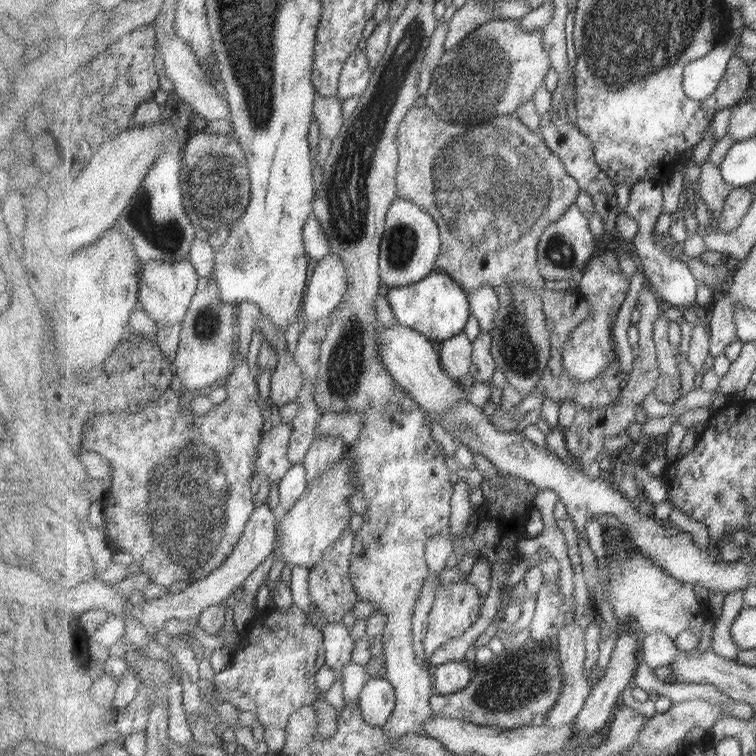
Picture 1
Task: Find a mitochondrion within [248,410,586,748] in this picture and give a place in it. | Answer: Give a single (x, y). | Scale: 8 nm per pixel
(512, 693)

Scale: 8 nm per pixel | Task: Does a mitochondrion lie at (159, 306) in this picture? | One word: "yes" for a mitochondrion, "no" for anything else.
no

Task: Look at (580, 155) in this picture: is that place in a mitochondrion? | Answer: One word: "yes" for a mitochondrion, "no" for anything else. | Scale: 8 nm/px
no

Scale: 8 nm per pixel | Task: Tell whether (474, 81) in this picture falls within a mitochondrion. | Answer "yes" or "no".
yes

